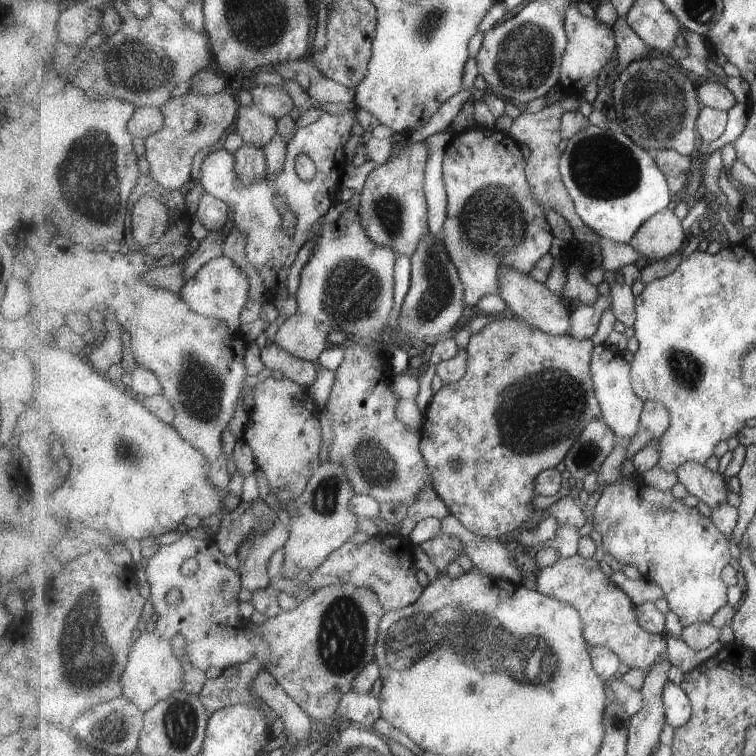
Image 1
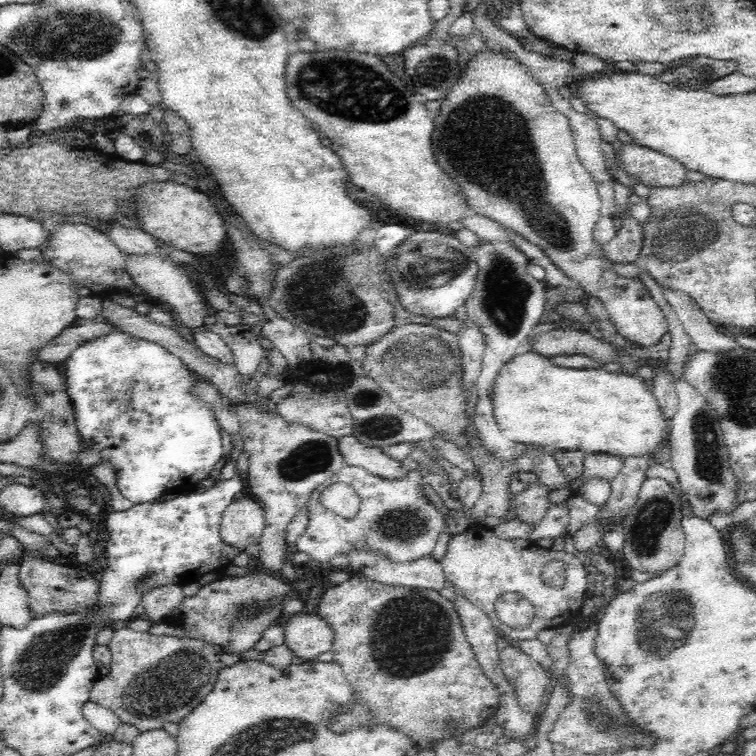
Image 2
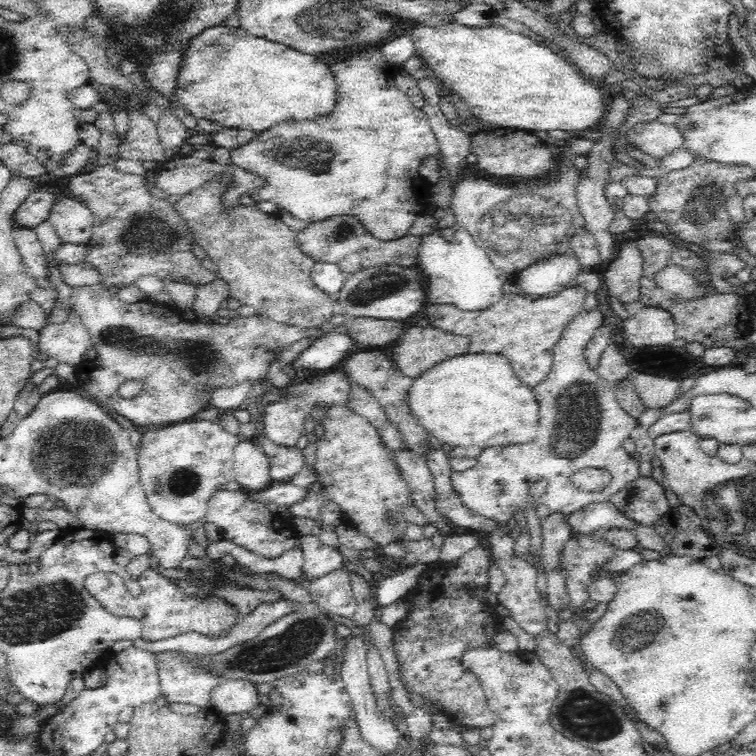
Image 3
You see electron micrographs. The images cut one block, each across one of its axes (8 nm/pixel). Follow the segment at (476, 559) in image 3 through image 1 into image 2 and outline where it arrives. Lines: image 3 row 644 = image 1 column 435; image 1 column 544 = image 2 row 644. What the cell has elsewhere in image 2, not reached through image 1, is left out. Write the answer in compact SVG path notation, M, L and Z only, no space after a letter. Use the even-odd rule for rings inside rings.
M352 573L349 579L340 582L340 584L333 584L324 592L316 614L331 628L331 650L334 654L333 662L341 667L341 671L347 679L348 686L352 690L350 702L332 709L331 717L327 718L329 721L325 724L325 729L329 730L332 734L348 734L348 732L360 728L373 730L372 726L378 726L379 724L383 728L401 732L408 740L414 742L420 750L432 750L438 742L442 742L446 738L452 738L454 734L464 734L464 732L470 732L470 730L482 726L484 720L488 722L496 714L496 710L500 708L500 700L502 700L500 687L496 685L496 682L492 681L492 678L484 673L478 659L476 659L474 649L472 649L470 641L466 638L466 633L464 632L461 618L456 611L455 604L453 604L452 600L448 600L440 595L439 591L401 587L398 585L385 585L366 578L362 574Z

